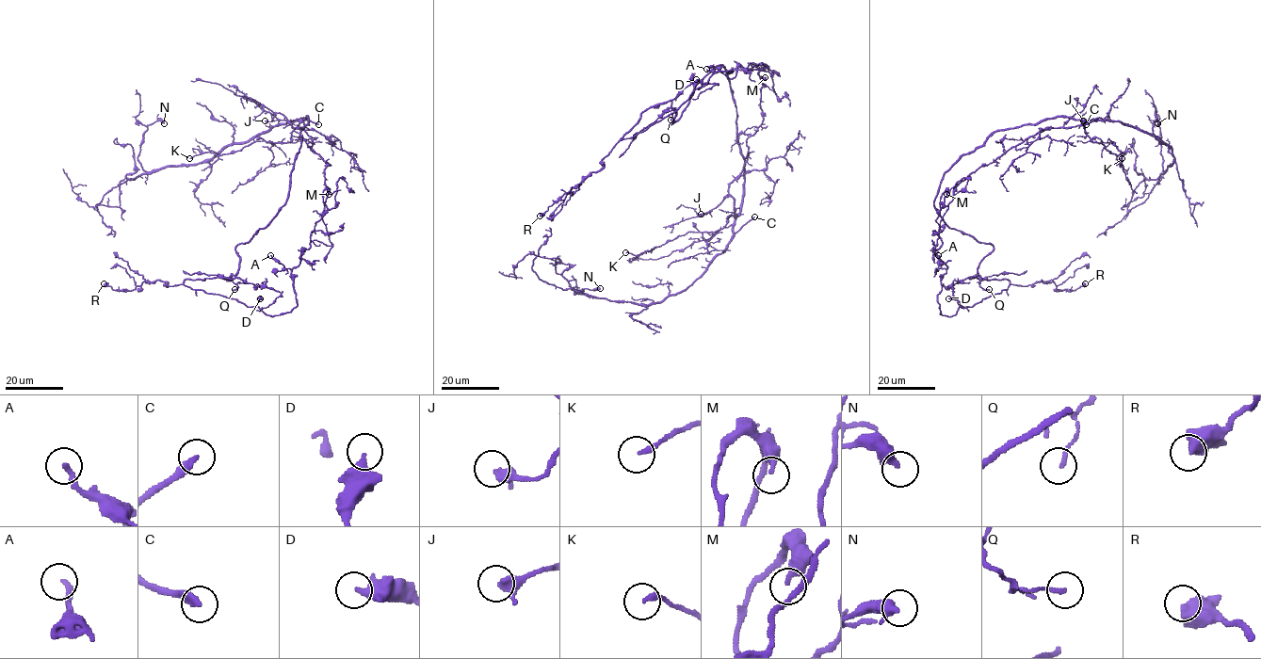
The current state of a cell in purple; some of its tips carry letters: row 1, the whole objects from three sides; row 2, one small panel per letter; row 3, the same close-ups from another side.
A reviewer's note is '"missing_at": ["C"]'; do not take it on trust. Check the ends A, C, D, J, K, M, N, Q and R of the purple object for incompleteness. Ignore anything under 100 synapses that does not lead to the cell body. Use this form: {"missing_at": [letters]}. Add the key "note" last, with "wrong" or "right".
{"missing_at": ["C"], "note": "right"}

